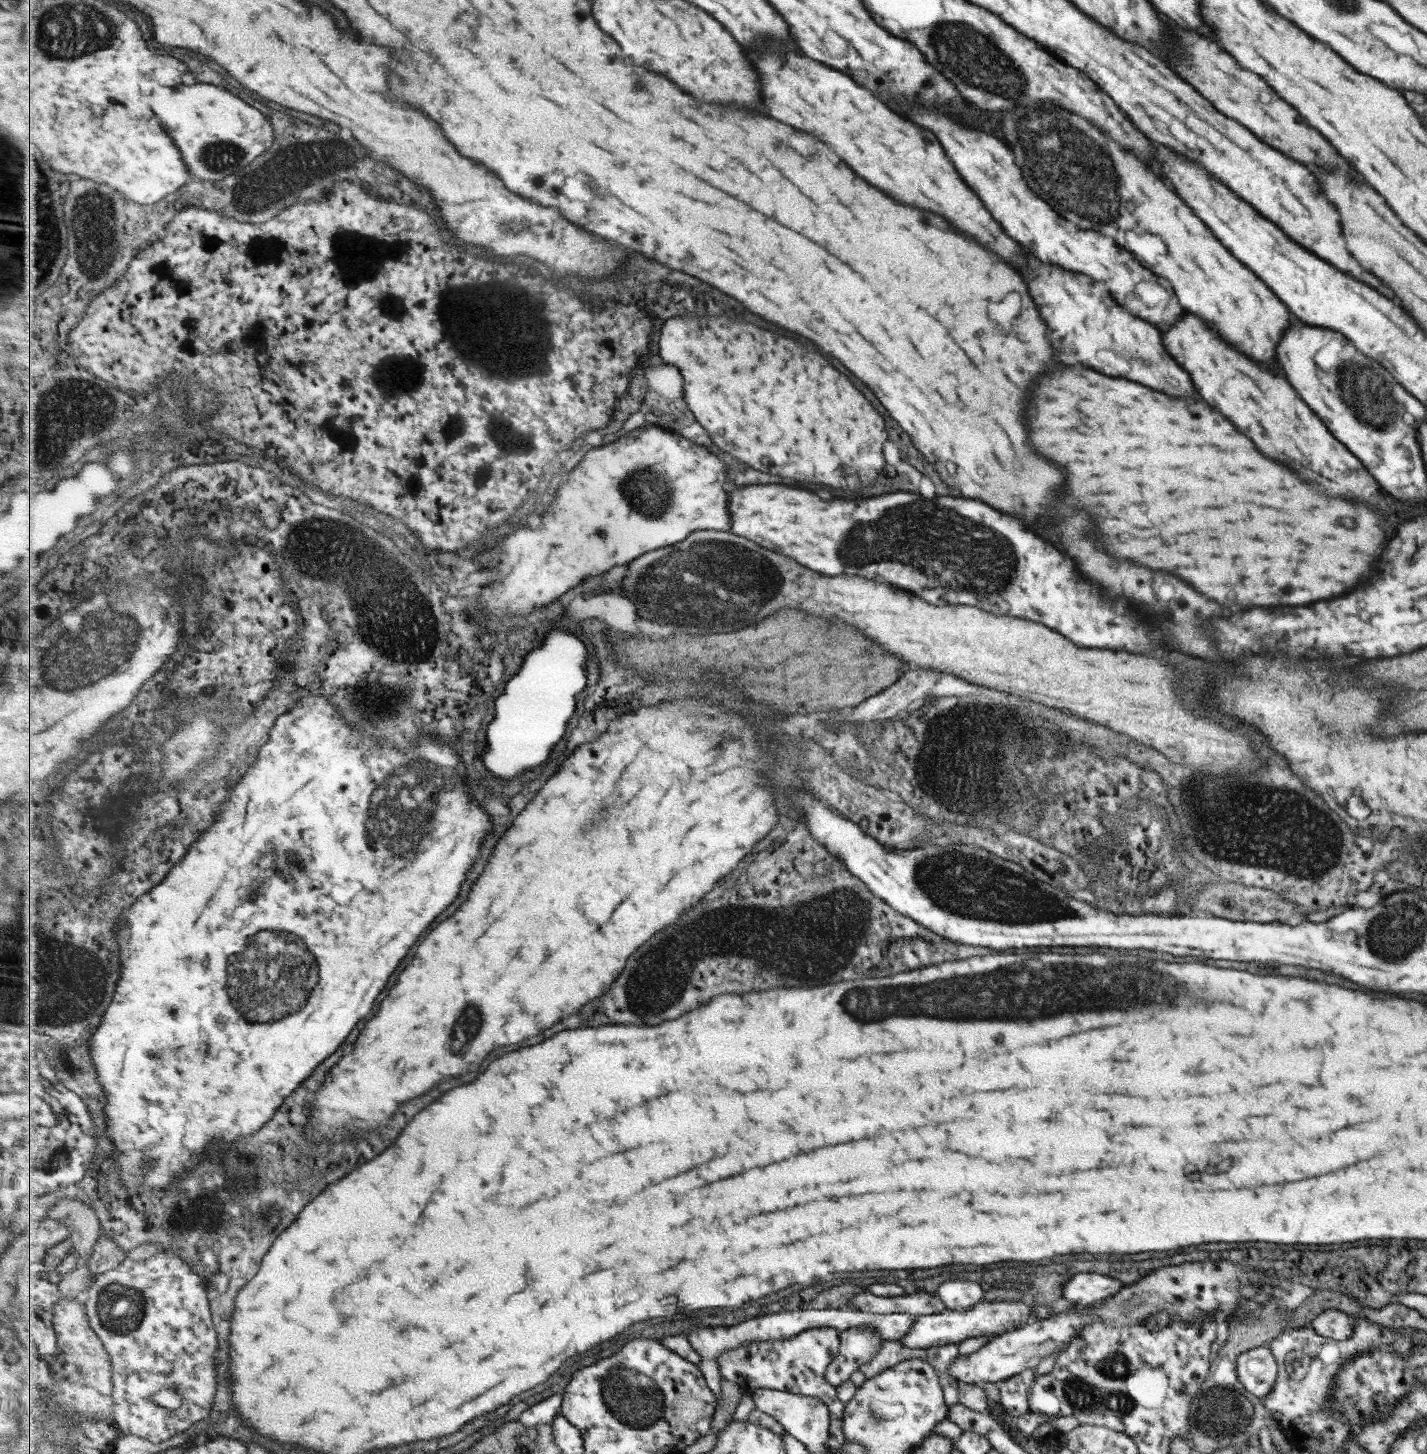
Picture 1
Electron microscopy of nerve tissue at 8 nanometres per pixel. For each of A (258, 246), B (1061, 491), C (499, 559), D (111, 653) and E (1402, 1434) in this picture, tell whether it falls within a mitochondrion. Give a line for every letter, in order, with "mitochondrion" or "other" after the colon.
A: mitochondrion
B: other
C: mitochondrion
D: mitochondrion
E: other

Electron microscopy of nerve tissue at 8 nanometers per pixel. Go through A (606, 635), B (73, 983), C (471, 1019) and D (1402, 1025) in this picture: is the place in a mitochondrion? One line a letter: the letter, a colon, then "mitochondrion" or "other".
A: other
B: mitochondrion
C: mitochondrion
D: other

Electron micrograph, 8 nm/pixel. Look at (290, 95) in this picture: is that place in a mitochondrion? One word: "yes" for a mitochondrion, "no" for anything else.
no

